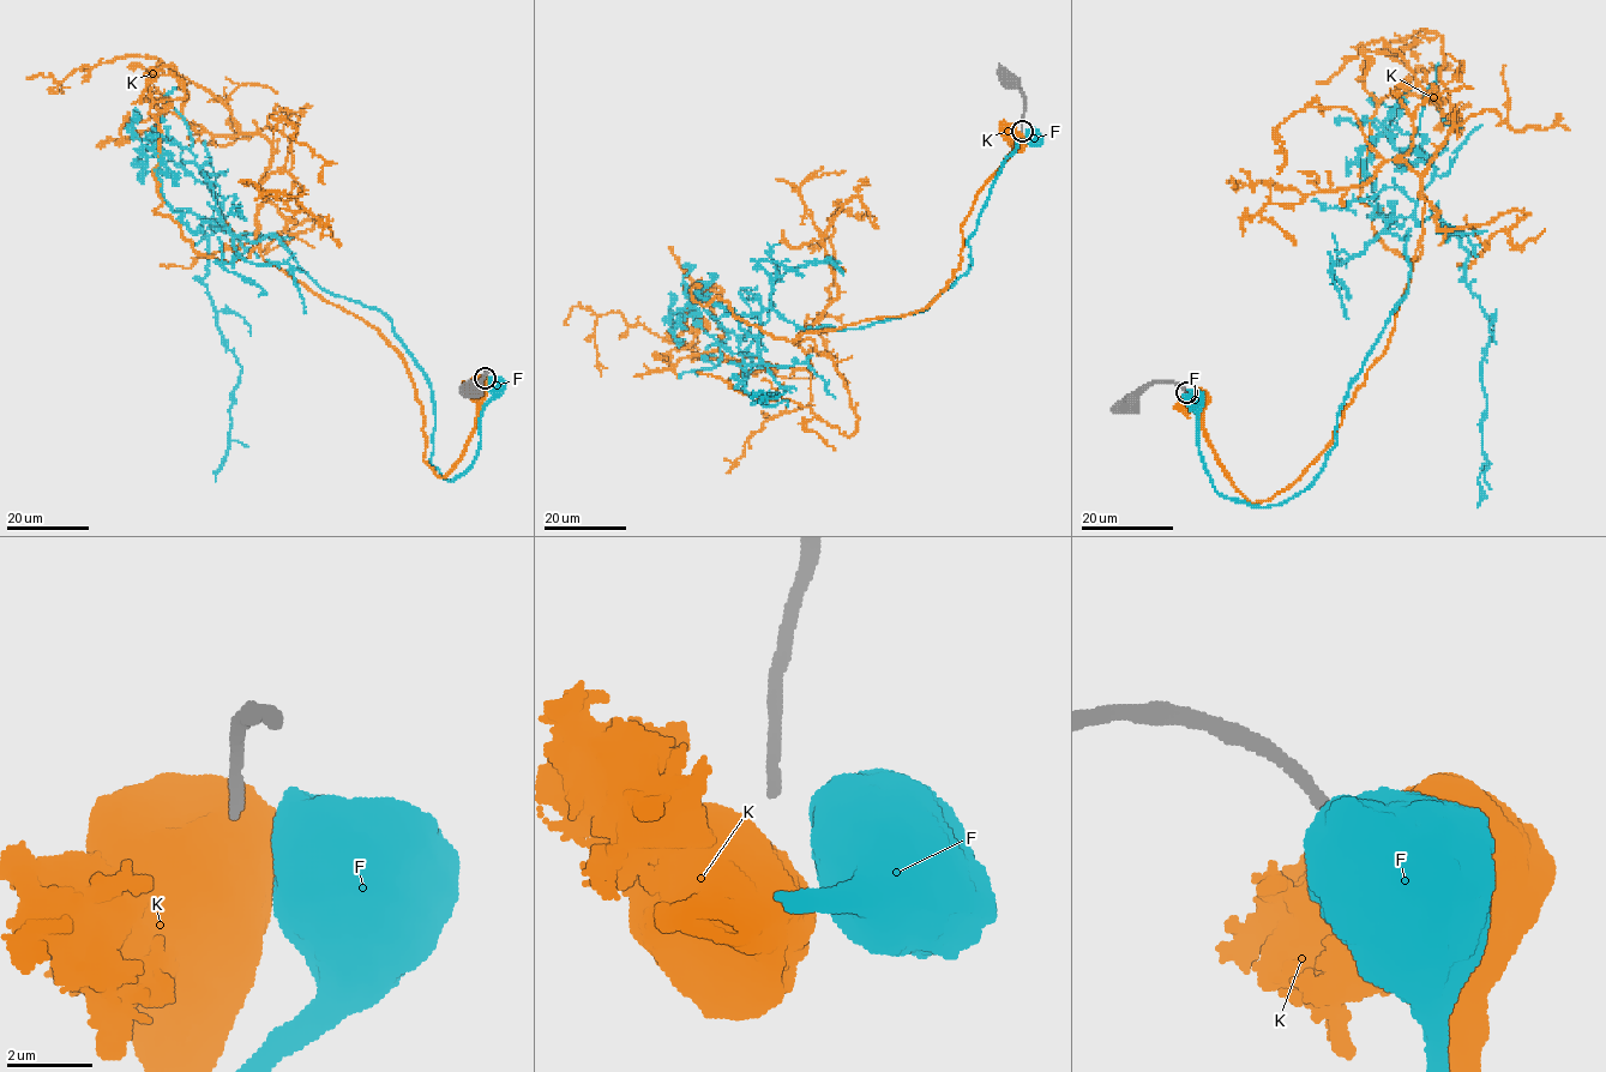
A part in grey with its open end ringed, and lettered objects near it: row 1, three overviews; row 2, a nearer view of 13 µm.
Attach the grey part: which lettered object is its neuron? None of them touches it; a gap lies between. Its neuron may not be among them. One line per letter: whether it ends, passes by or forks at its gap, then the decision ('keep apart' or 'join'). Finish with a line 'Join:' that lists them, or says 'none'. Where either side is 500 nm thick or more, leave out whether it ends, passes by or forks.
F: keep apart
K: keep apart
Join: none

